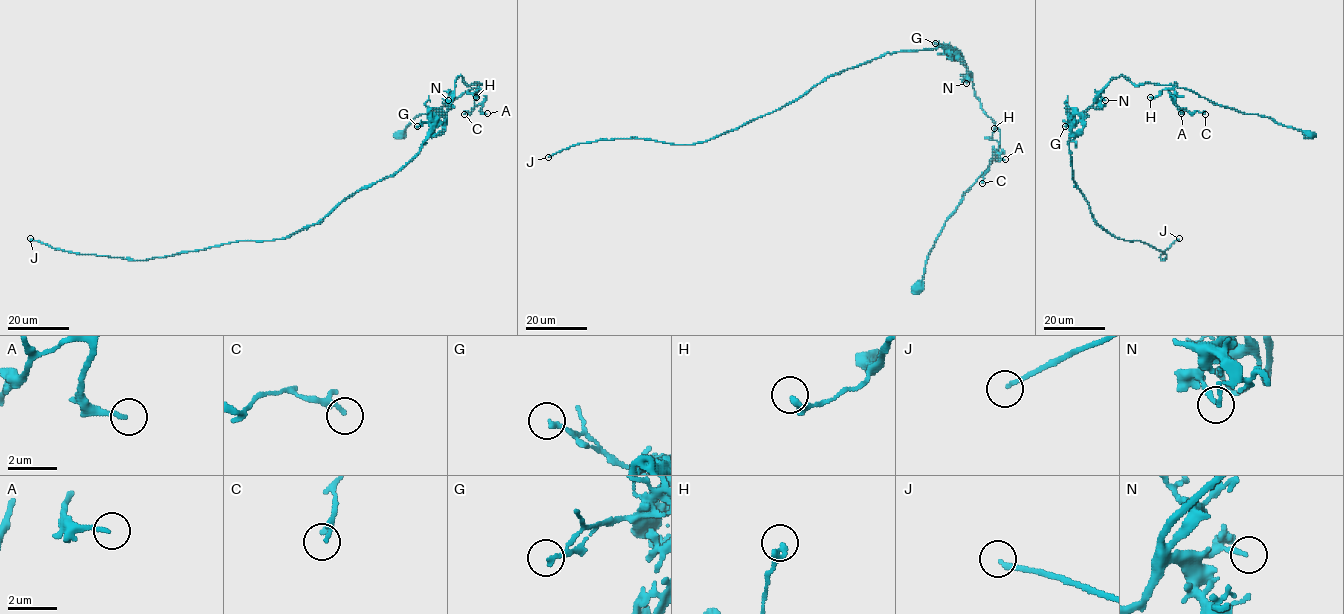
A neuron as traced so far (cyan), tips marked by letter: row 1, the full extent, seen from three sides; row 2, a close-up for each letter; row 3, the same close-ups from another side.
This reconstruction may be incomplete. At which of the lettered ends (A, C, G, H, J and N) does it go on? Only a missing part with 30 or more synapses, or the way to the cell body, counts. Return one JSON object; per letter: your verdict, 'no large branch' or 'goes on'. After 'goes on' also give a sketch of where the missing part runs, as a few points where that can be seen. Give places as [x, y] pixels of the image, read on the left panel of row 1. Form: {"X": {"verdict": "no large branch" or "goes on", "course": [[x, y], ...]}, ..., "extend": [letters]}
{"A": {"verdict": "no large branch"}, "C": {"verdict": "no large branch"}, "G": {"verdict": "no large branch"}, "H": {"verdict": "no large branch"}, "J": {"verdict": "goes on"}, "N": {"verdict": "no large branch"}, "extend": ["J"]}

